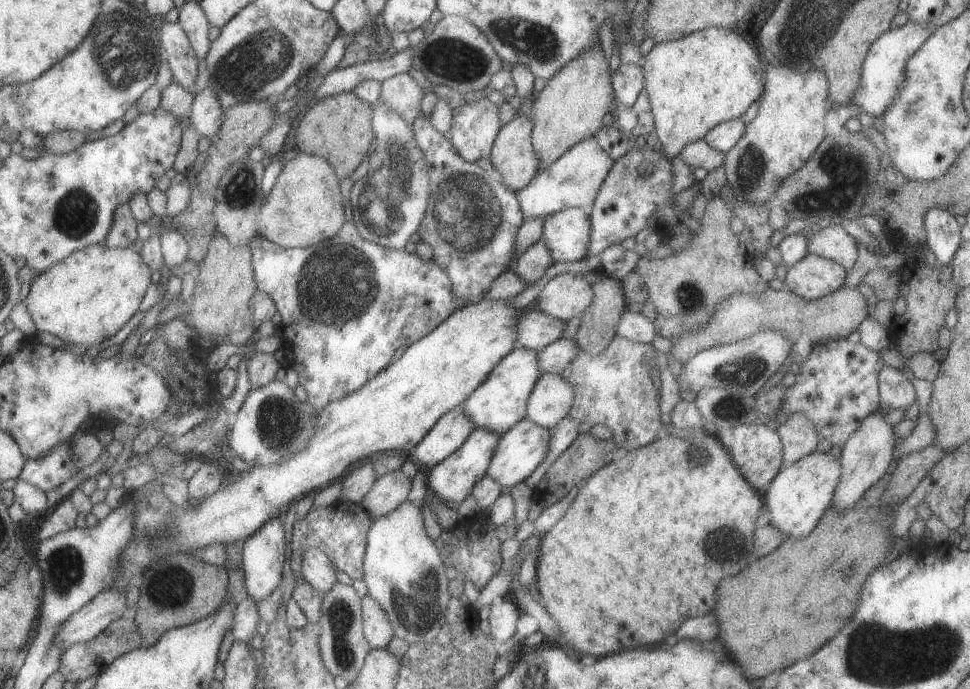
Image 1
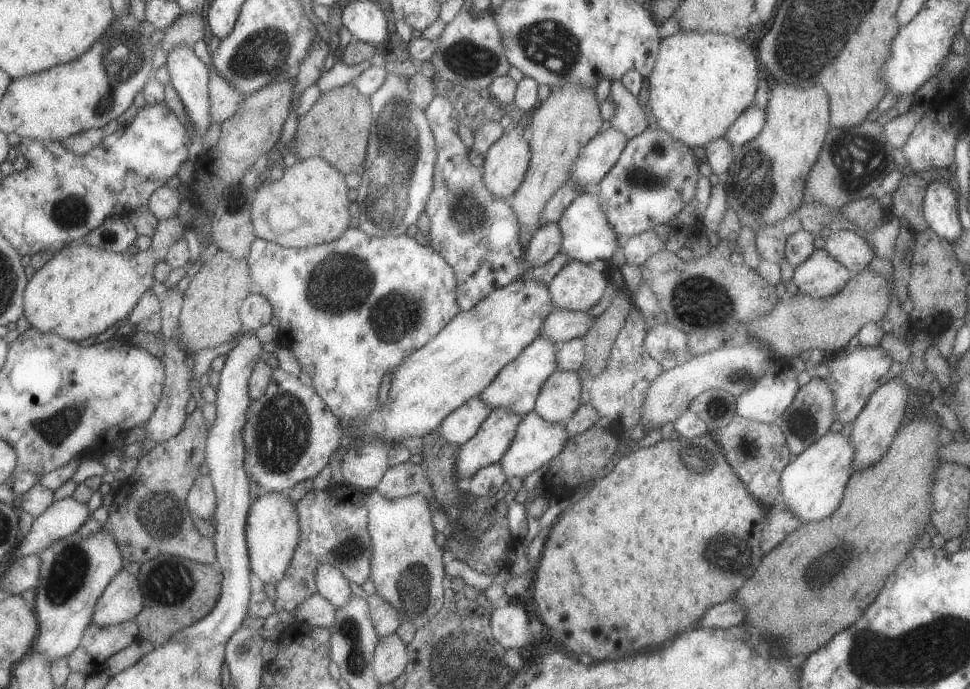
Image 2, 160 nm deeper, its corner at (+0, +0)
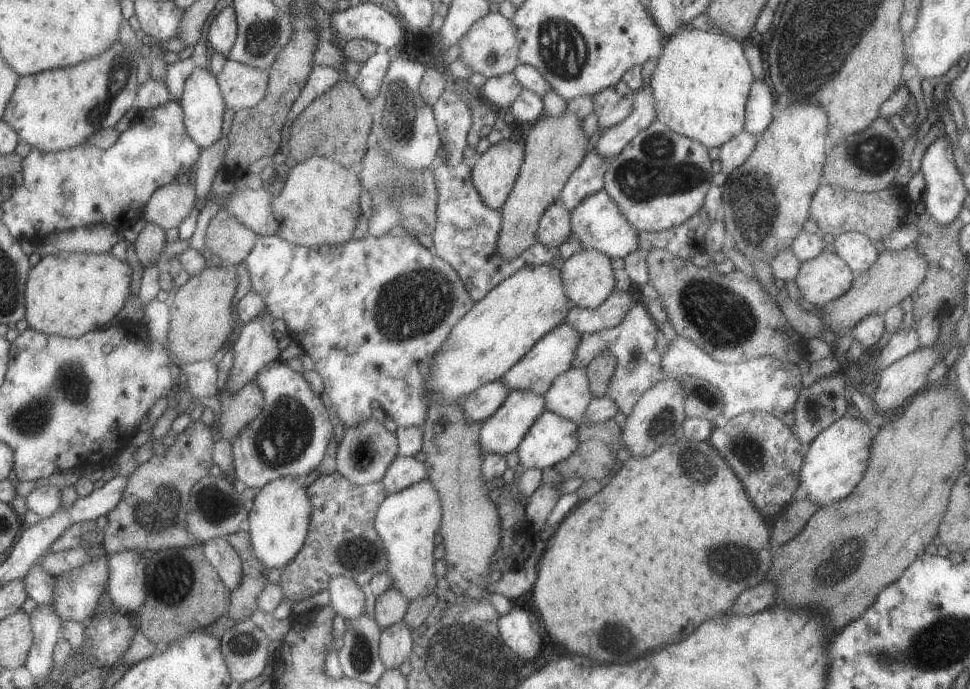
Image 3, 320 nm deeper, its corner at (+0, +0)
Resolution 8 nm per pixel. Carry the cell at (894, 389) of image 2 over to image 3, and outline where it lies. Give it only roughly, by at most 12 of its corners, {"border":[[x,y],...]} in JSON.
{"border":[[937,340],[880,370],[870,396],[893,412],[928,385],[943,359]]}

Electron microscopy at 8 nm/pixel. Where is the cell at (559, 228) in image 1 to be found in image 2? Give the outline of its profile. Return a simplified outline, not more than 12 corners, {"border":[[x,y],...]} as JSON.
{"border":[[596,191],[581,193],[557,224],[570,260],[608,263],[619,245]]}

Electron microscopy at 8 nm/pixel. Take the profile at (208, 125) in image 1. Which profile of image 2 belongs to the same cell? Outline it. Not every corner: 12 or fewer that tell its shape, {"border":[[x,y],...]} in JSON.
{"border":[[212,66],[213,123],[223,124],[249,95]]}

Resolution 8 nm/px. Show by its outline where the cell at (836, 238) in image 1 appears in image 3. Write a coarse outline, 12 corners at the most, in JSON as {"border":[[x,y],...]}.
{"border":[[844,232],[831,242],[835,254],[855,274],[877,260],[874,241]]}

